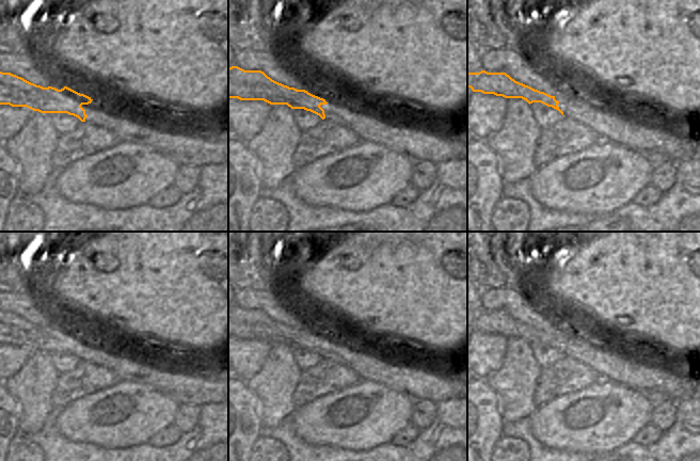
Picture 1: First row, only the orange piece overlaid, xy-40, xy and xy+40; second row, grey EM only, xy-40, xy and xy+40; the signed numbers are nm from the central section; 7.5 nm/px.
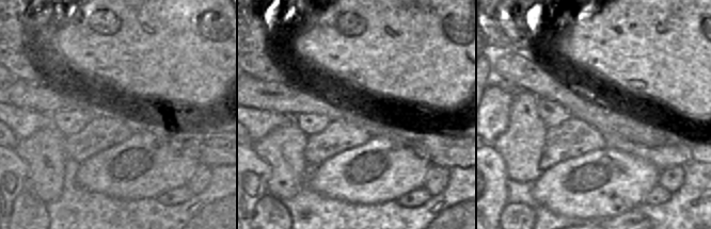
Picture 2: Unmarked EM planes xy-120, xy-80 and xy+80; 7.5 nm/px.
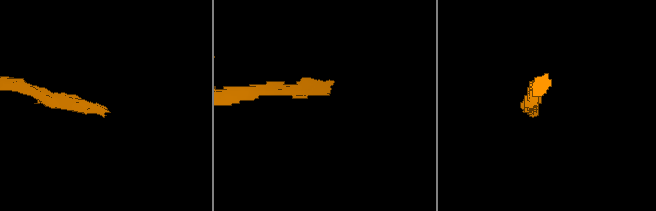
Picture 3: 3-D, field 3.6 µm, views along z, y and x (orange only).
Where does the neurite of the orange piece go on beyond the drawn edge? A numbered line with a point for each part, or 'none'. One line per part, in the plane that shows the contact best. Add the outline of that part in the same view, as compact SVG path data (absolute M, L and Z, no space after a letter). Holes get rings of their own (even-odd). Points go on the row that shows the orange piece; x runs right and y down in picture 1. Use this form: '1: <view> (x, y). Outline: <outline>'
1: xy (418, 143). Outline: M324 92L319 97L328 102L320 106L324 110L325 120L353 130L361 138L361 141L370 141L383 145L394 152L400 152L415 161L428 160L439 164L454 158L461 158L465 144L456 134L445 137L421 126L402 124L381 113L377 113L347 96L338 96Z

